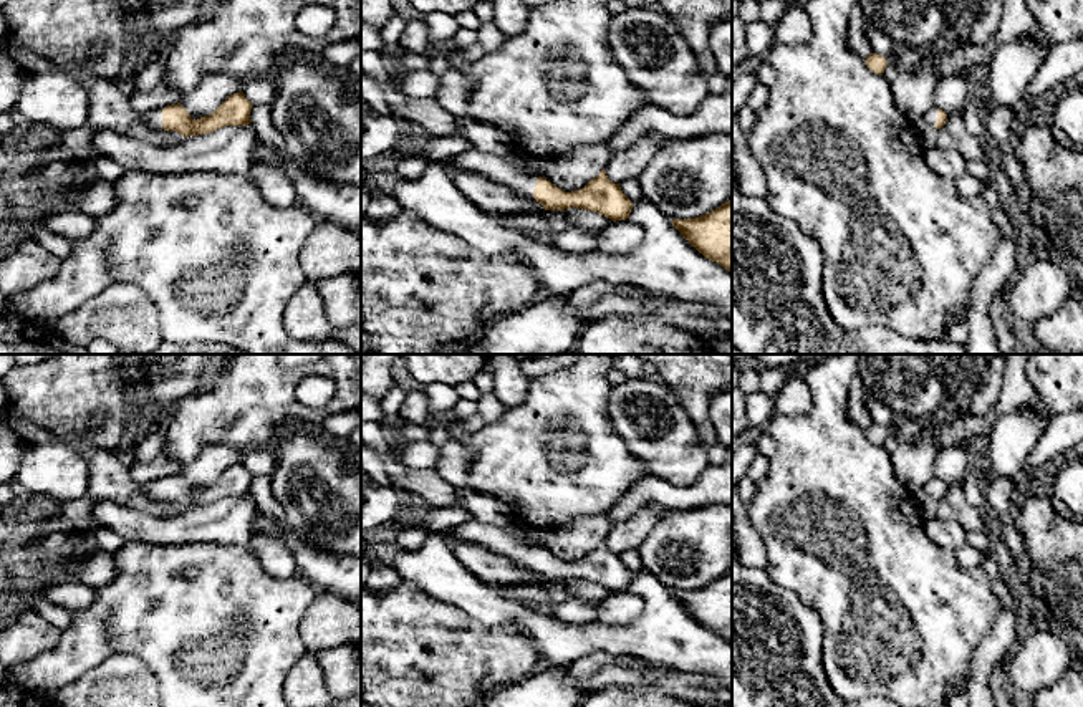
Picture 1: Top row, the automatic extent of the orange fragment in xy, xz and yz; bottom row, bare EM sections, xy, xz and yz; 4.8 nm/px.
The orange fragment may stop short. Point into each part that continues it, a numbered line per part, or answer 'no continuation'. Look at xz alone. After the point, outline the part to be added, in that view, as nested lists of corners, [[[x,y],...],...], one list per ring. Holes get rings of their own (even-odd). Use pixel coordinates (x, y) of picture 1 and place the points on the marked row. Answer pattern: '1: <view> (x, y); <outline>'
1: xz (509, 171); [[[469,149],[450,157],[450,161],[459,171],[480,174],[497,184],[513,189],[515,192],[533,197],[537,177],[527,174],[523,161],[518,154],[510,157],[497,157]]]

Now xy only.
1: xy (154, 118); [[[162,109],[142,114],[144,123],[152,129],[162,129]]]

